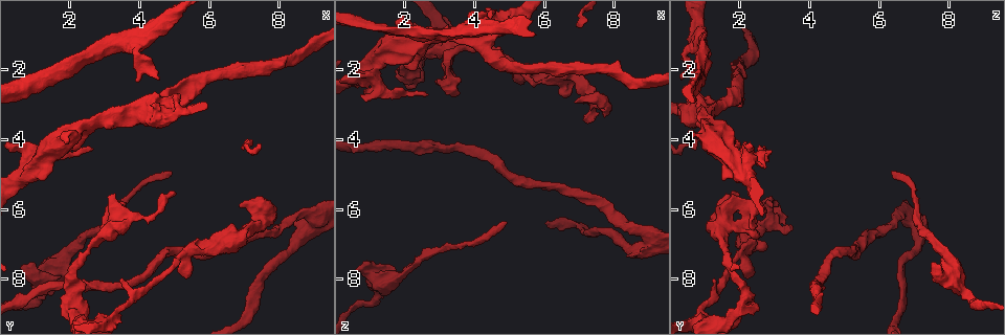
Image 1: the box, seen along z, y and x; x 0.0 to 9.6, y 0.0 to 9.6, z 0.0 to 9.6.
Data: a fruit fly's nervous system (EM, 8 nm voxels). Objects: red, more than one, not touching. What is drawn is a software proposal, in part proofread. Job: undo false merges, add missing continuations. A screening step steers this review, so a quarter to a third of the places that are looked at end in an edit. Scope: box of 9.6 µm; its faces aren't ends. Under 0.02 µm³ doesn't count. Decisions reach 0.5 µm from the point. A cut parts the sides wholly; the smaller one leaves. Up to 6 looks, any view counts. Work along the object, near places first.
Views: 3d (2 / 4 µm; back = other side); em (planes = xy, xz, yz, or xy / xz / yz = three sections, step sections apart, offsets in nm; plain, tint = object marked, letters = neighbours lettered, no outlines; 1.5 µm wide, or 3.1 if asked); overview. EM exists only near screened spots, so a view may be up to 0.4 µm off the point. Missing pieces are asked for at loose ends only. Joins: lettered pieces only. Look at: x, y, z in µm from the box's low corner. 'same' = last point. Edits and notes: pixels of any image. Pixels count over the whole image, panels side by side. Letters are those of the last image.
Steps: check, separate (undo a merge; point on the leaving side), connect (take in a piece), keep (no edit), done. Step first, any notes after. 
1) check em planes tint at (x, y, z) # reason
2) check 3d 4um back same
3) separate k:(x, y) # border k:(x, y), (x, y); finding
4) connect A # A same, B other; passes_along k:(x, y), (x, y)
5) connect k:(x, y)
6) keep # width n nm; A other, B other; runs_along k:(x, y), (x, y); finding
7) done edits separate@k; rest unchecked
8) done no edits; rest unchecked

check 3d 4um at (5.00, 5.60, 2.00) # tapers out

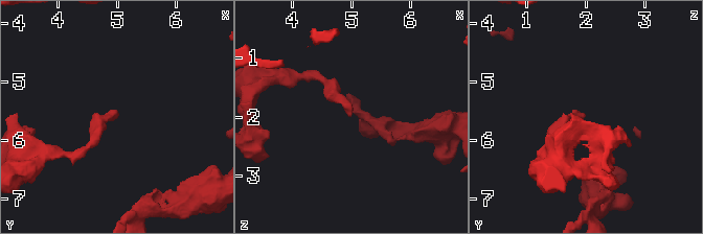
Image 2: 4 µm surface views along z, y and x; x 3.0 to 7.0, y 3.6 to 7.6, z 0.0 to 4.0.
check em planes plain at (5.05, 5.50, 1.95)

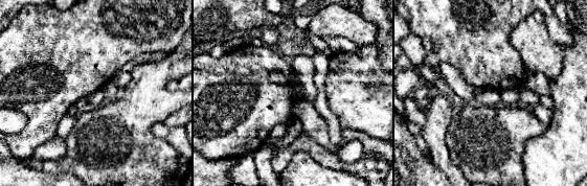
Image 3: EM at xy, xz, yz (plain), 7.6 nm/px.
check em planes letters same # what lies round it

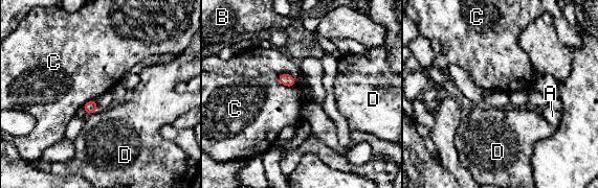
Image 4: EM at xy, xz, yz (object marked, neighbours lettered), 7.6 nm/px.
keep # A other, B other, C other, D other; border 4:(278, 76), (284, 85), (295, 84); none of them fits

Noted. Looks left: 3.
check em planes letters at (3.35, 9.00, 0.90) # three arms meet

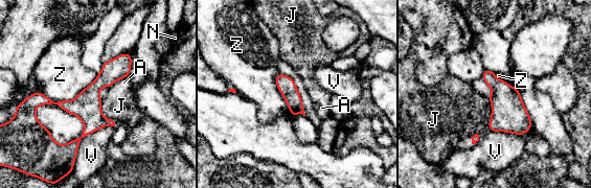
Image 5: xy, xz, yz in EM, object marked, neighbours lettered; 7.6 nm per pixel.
keep # A other, J other, N other, V other, Z other; runs_along 5:(129, 59), (77, 104), (33, 98); all the same cell

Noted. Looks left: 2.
check em planes letters at (0.95, 7.55, 7.60) # an open end

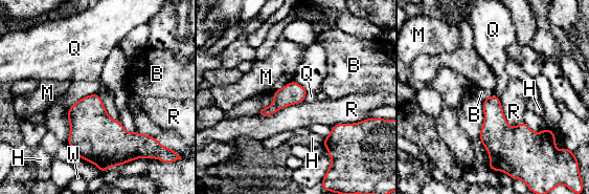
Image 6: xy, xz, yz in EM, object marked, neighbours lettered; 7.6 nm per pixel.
keep # B other, H other, M other, Q other, R other, W other; border 6:(303, 101), (270, 114), (256, 114); none of them fits

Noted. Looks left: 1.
done no edits; rest unchecked

